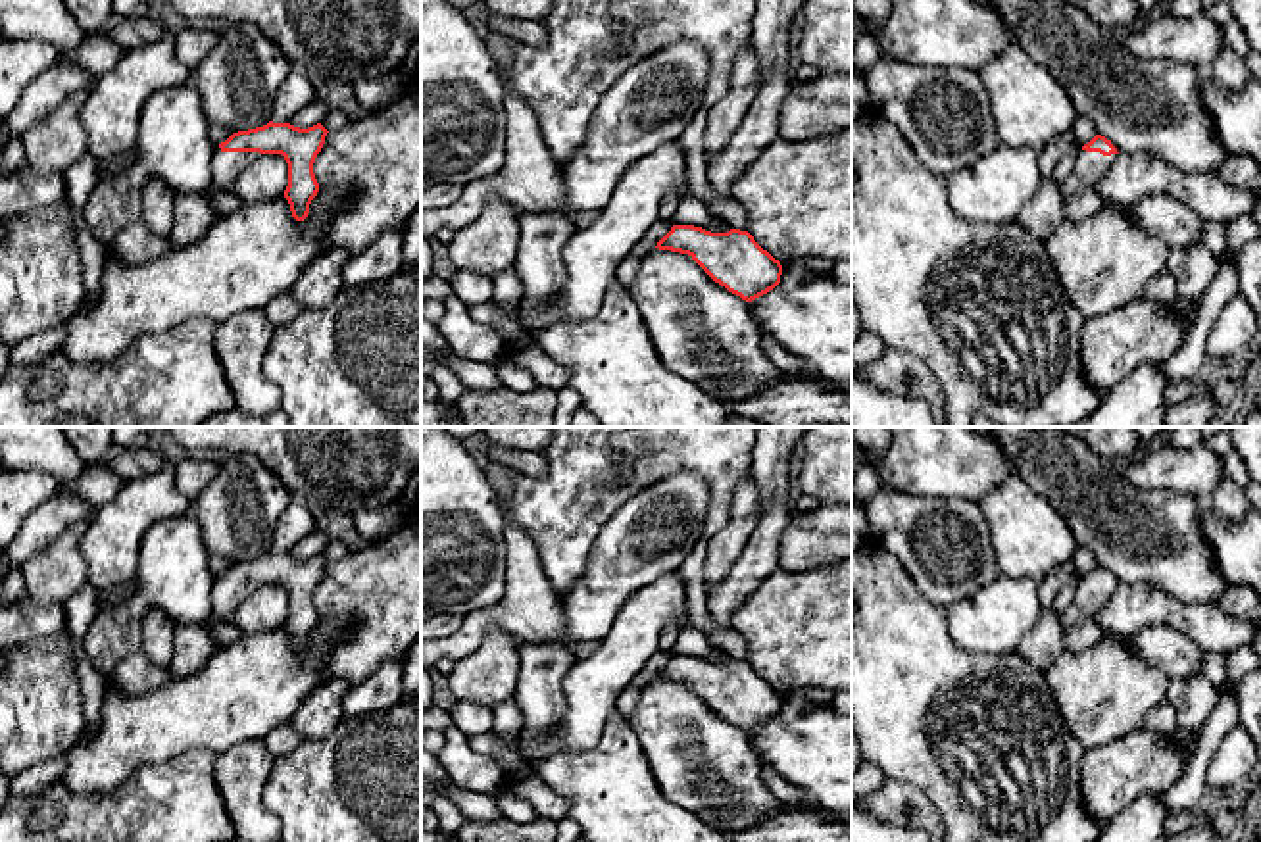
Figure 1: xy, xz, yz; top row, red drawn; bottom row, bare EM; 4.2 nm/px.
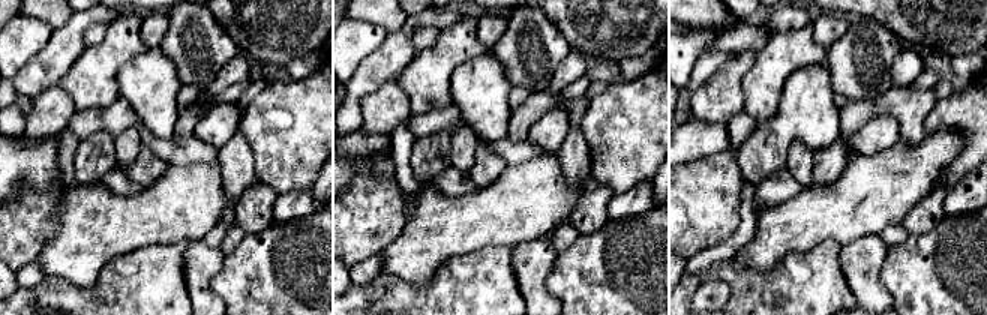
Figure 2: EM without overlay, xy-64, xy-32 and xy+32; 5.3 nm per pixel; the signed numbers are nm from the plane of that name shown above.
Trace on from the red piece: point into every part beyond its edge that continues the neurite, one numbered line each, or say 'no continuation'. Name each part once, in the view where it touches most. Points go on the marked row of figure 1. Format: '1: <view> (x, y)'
1: xy (225, 166)

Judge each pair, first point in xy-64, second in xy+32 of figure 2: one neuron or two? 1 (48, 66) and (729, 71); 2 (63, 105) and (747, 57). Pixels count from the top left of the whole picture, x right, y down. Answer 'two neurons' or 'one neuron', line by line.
1: two neurons
2: one neuron

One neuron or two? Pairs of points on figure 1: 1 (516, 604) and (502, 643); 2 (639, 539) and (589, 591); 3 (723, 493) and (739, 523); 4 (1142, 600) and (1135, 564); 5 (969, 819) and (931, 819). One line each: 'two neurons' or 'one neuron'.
1: two neurons
2: one neuron
3: two neurons
4: two neurons
5: two neurons

